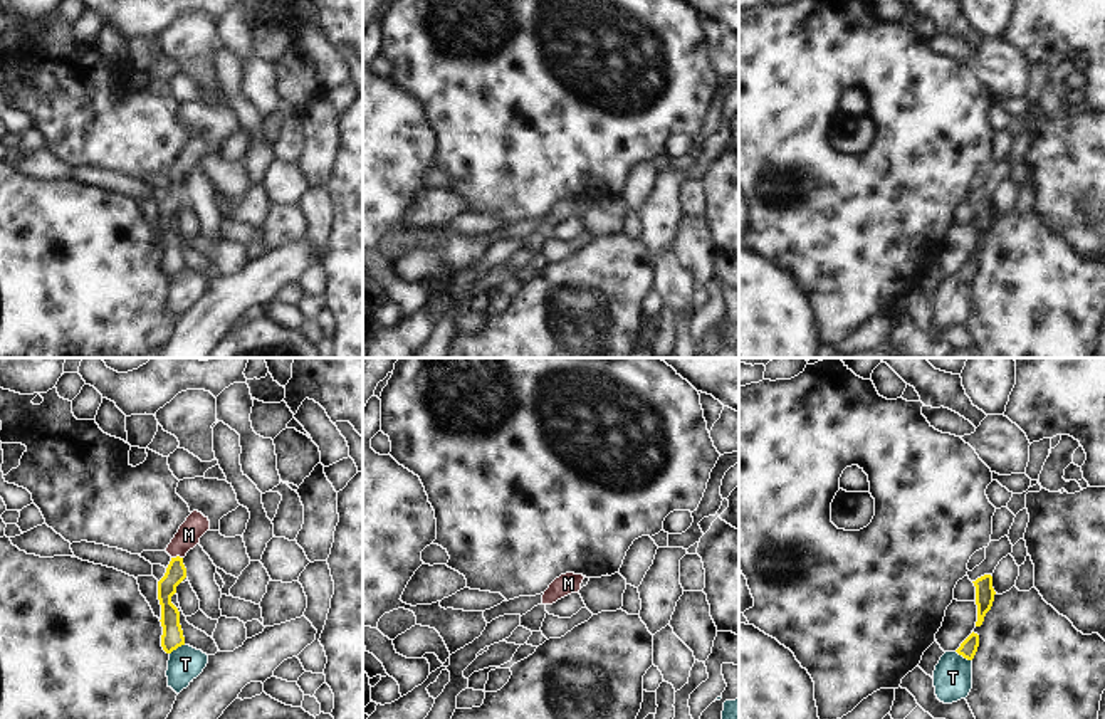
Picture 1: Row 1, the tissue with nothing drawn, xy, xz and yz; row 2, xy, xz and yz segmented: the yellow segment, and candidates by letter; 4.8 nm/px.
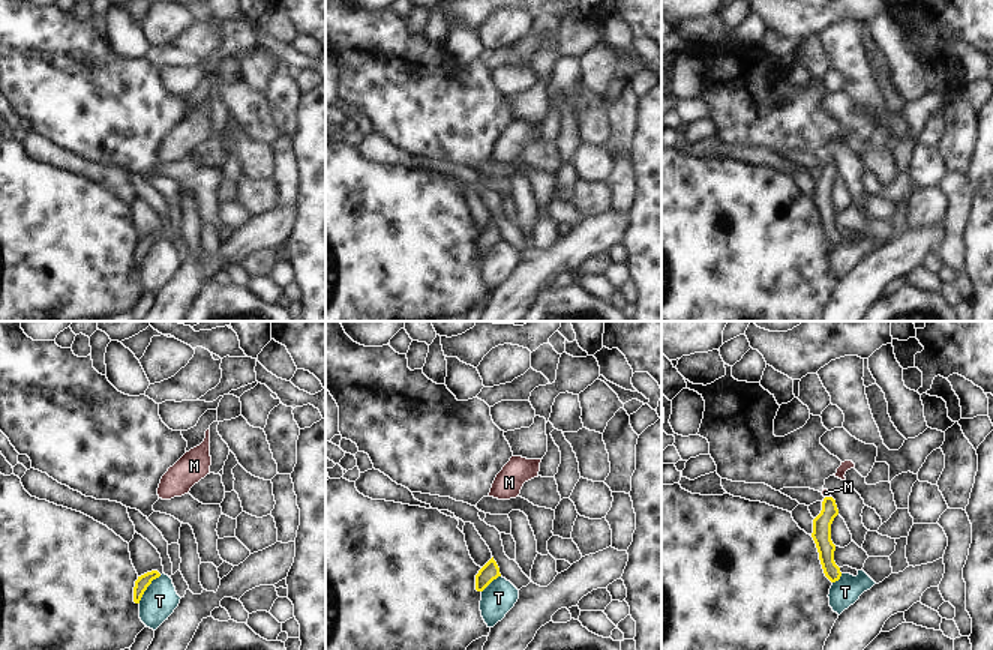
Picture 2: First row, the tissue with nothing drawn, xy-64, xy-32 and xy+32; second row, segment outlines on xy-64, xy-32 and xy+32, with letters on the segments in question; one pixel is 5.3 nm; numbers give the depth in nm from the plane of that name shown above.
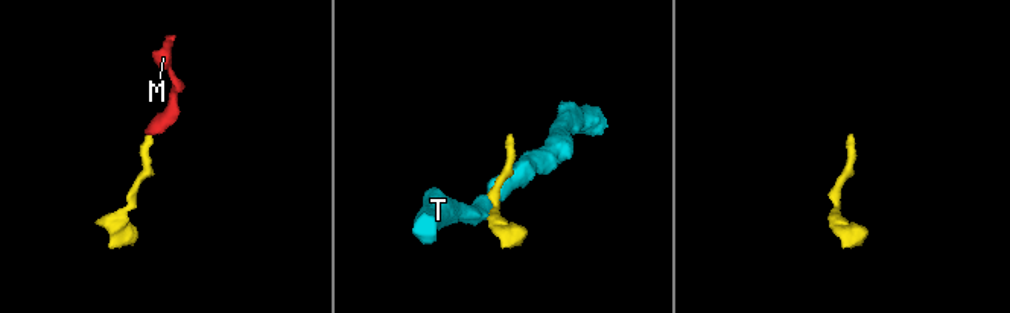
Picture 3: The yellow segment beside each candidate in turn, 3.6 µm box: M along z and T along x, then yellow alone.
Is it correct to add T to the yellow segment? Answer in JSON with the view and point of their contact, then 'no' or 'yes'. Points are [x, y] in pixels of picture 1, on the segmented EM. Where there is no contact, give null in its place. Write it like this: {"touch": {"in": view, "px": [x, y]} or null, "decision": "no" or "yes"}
{"touch": {"in": "yz", "px": [964, 657]}, "decision": "no"}

